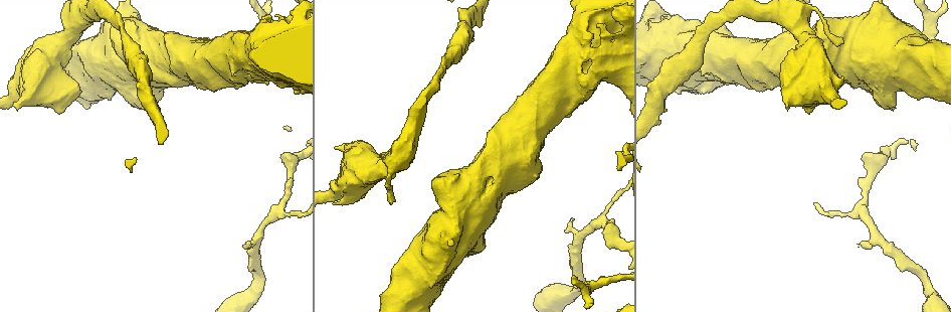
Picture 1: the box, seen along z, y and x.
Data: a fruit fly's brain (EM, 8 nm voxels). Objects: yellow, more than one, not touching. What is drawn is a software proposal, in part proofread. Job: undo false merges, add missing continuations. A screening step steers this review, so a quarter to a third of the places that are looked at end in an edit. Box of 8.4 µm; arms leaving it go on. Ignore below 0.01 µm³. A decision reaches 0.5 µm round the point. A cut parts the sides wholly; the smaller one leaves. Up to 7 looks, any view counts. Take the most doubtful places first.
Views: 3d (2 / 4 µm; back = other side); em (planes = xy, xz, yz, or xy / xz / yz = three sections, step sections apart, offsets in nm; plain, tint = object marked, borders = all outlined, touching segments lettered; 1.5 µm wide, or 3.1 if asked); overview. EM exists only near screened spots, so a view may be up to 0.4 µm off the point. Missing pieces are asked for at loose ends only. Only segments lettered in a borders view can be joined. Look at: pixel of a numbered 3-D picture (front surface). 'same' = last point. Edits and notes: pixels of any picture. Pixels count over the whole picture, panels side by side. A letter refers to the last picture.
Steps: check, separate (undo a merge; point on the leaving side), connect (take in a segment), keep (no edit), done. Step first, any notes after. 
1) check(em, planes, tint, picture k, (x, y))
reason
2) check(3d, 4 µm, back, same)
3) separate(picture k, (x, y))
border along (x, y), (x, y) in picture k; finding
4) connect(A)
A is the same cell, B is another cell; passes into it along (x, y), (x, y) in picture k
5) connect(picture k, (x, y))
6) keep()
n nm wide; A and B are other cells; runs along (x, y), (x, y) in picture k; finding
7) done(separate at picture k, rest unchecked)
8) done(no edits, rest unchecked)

check(em, xz, step 4, borders, picture 1, (861, 244))

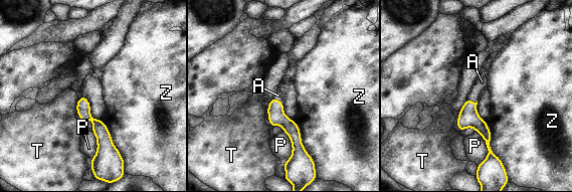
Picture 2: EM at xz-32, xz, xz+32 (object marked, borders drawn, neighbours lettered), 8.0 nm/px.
check(em, planes, borders, same)

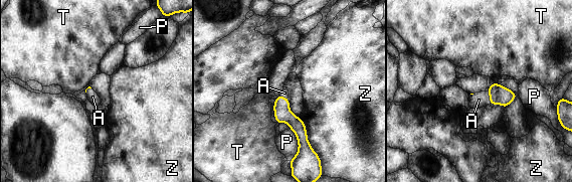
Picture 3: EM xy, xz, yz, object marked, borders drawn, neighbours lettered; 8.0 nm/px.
connect(A)
A is the same cell, P, T and Z are other cells; passes into it along (499, 95), (490, 98), (479, 100) in picture 3; the cell continues

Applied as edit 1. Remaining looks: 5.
check(overview)

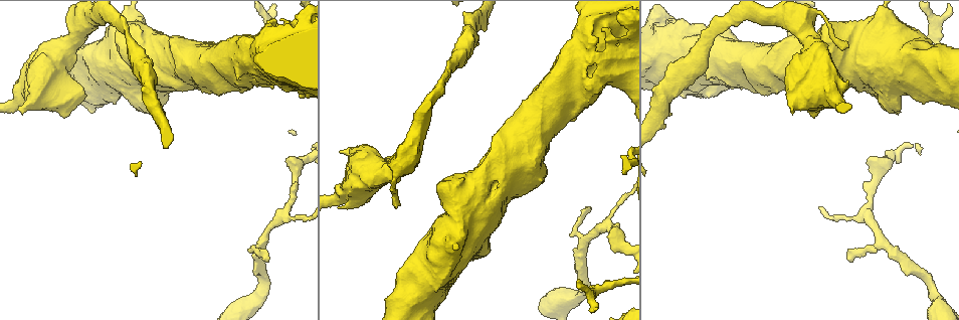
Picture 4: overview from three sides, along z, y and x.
check(em, planes, tint, picture 4, (343, 151))
an open end

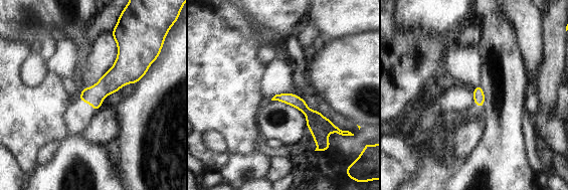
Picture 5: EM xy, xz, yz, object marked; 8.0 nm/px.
check(em, planes, borders, same)

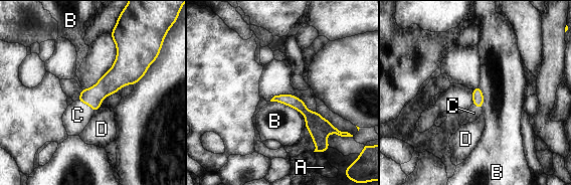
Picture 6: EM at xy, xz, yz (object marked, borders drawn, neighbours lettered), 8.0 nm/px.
connect(C)
C is the same cell, A, B and D are other cells; passes into it along (110, 82), (86, 104), (77, 115) in picture 6; the cell continues

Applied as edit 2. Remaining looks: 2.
check(em, planes, borders, picture 4, (397, 207))
free end

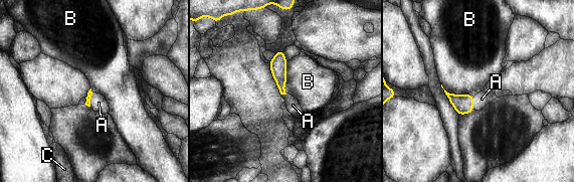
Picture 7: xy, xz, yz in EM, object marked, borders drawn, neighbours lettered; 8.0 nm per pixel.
connect(A)
A is the same cell, B and C are other cells; passes into it along (89, 94), (90, 99), (99, 103) in picture 7; the cell continues

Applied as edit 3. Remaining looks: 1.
done(connect at picture 3, connect at picture 6, connect at picture 7, rest unchecked)

